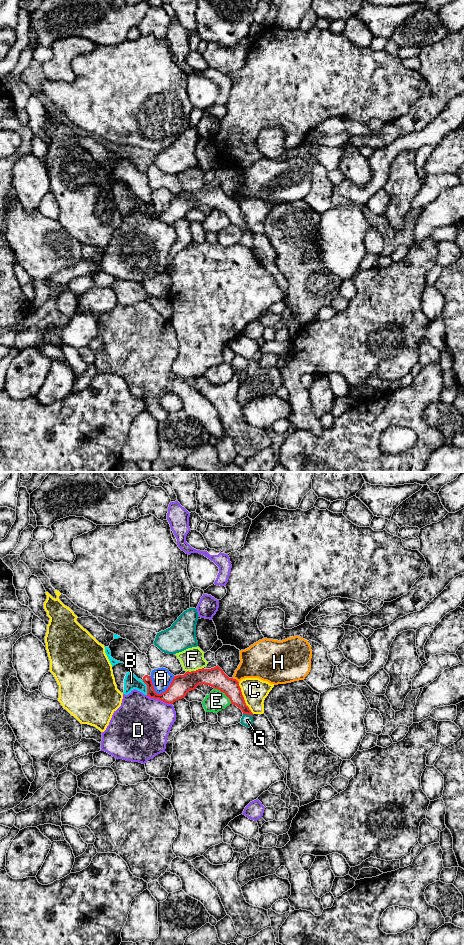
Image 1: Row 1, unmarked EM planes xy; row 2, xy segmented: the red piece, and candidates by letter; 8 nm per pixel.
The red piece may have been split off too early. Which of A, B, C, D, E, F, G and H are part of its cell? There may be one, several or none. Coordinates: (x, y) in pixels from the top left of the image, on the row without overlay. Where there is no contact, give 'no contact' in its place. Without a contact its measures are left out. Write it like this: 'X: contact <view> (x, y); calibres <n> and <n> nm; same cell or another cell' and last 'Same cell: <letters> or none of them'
A: contact xy (161, 213); calibres 160 and 160 nm; another cell
B: contact xy (147, 207); calibres 150 and 120 nm; another cell
C: contact xy (243, 218); calibres 150 and 200 nm; another cell
D: contact xy (159, 219); calibres 160 and 460 nm; another cell
E: contact xy (225, 214); calibres 160 and 160 nm; another cell
F: contact xy (194, 191); calibres 160 and 190 nm; another cell
G: contact xy (248, 234); calibres 140 and 100 nm; another cell
H: contact xy (235, 199); calibres 160 and 280 nm; another cell
Same cell: none of them

